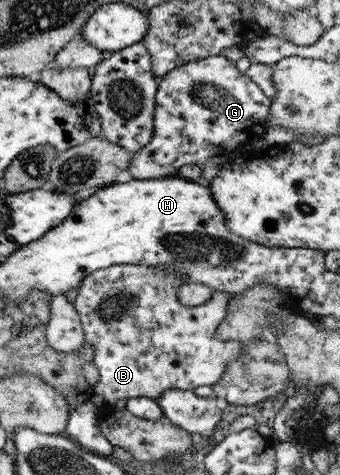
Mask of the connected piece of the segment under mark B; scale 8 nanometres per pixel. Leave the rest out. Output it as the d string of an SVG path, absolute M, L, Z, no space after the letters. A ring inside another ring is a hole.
M117 264L94 271L83 280L74 307L80 315L85 343L94 348L95 358L92 362L100 372L100 380L92 387L90 397L97 408L115 405L124 398L144 397L157 402L168 390L193 391L199 386L212 387L222 379L228 364L246 350L241 342L215 338L227 314L227 304L231 298L228 292L214 290L206 304L188 307L180 304L179 288L184 283L171 269L140 264Z

